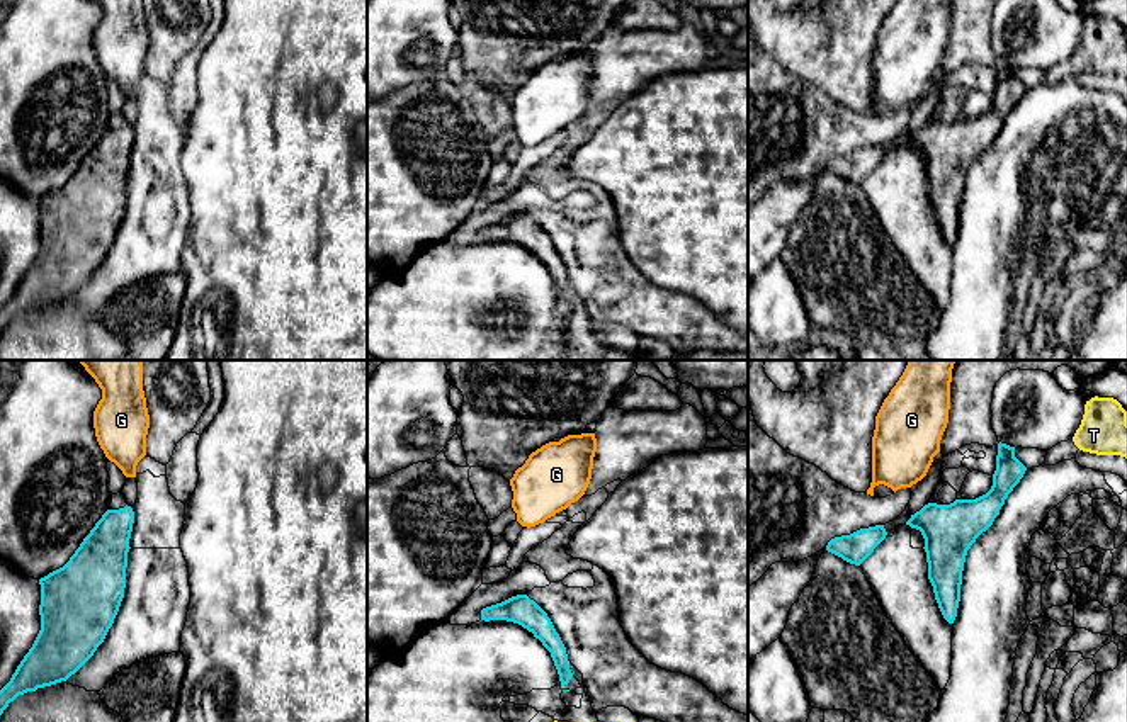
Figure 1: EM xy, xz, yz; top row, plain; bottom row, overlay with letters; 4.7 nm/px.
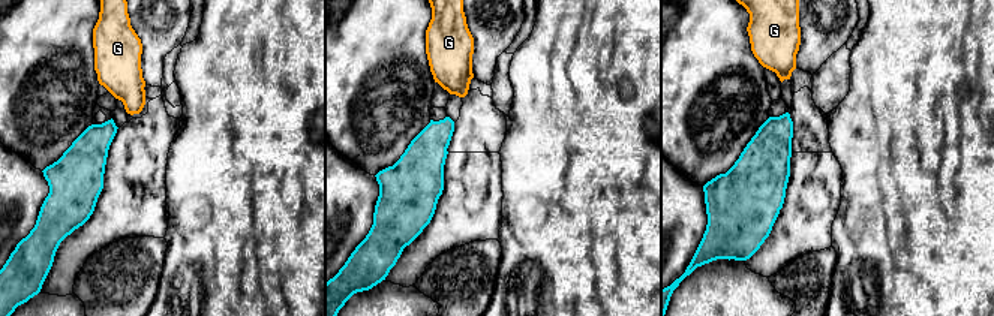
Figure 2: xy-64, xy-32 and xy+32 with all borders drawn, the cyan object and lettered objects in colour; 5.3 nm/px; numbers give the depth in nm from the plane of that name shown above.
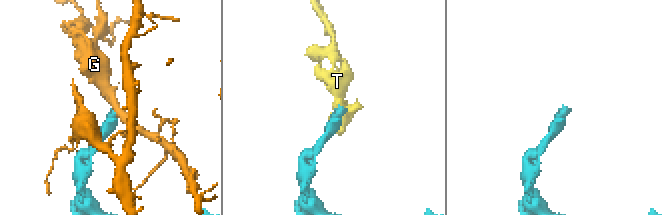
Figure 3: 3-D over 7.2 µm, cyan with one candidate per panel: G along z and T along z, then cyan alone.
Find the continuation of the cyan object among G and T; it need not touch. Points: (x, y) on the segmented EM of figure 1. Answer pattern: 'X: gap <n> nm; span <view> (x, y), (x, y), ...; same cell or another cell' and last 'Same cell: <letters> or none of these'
G: gap 110 nm; span yz (925, 505), (910, 486); another cell
T: gap 260 nm; span yz (1025, 468), (1075, 444); same cell
Same cell: T

